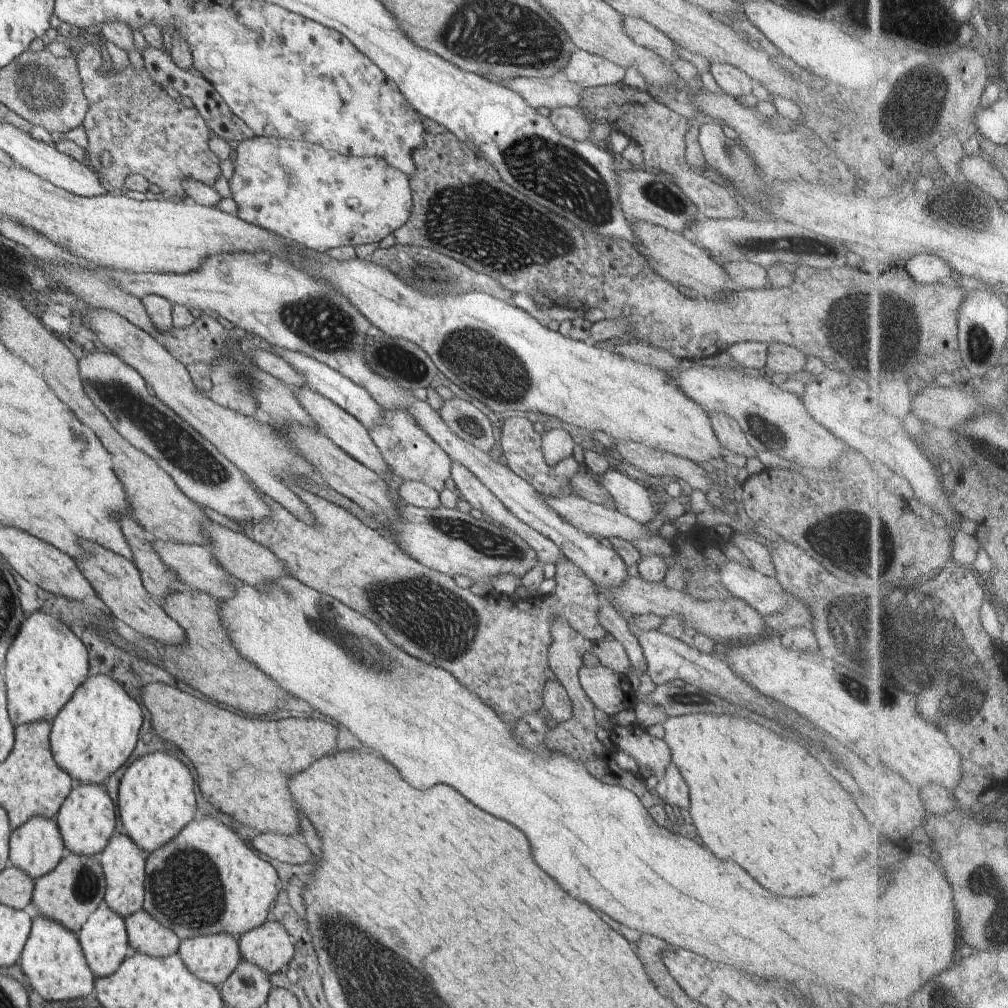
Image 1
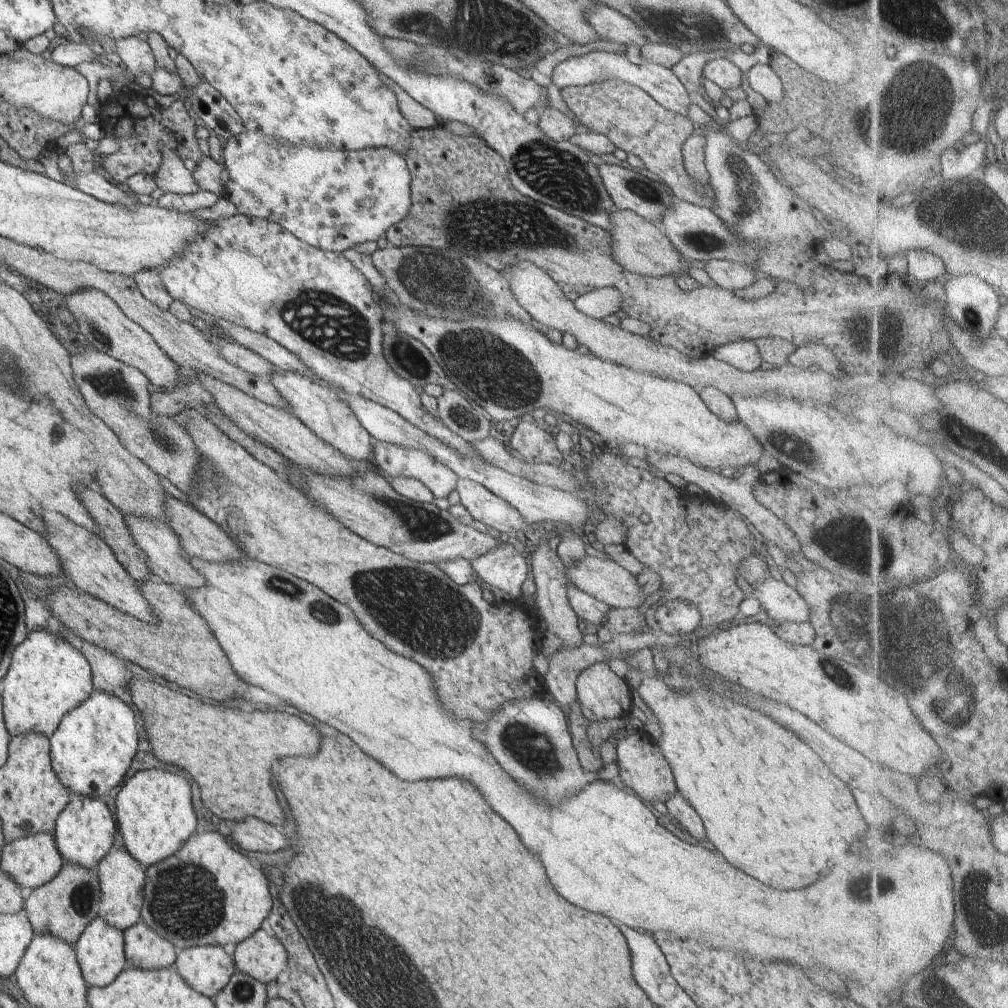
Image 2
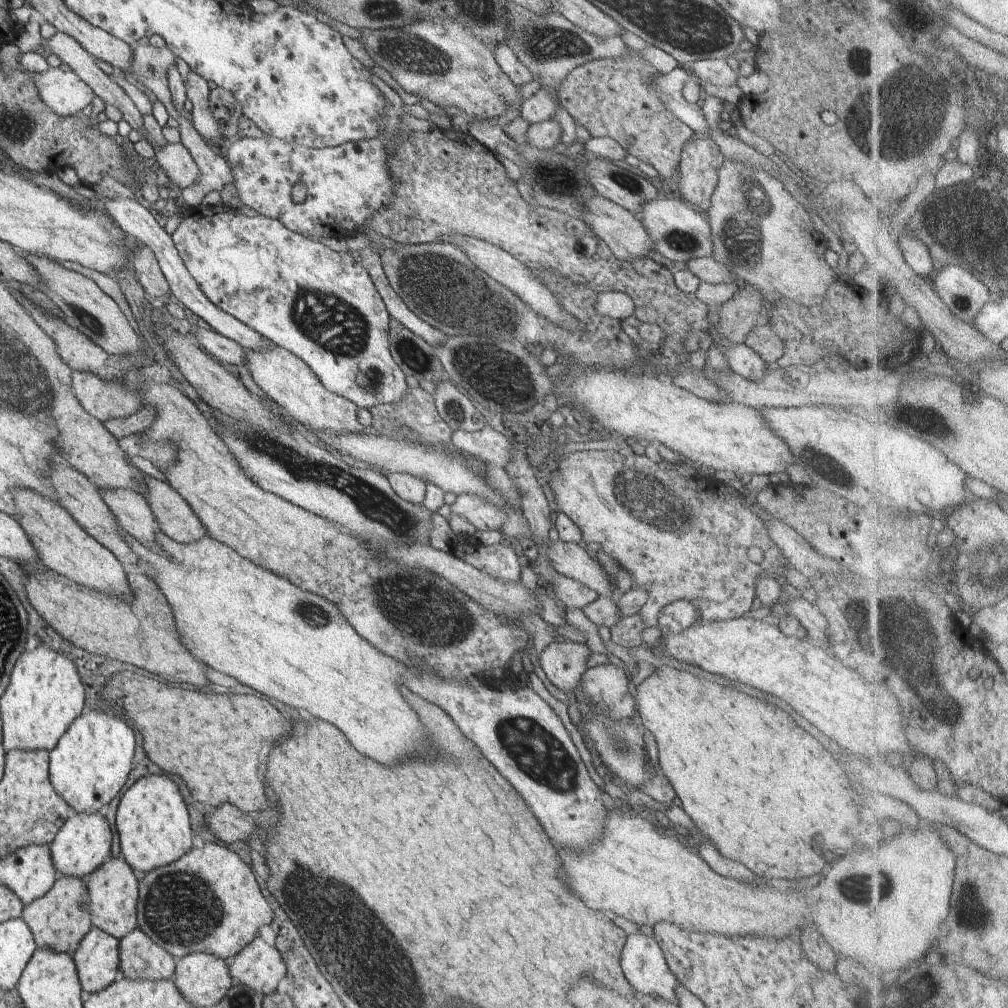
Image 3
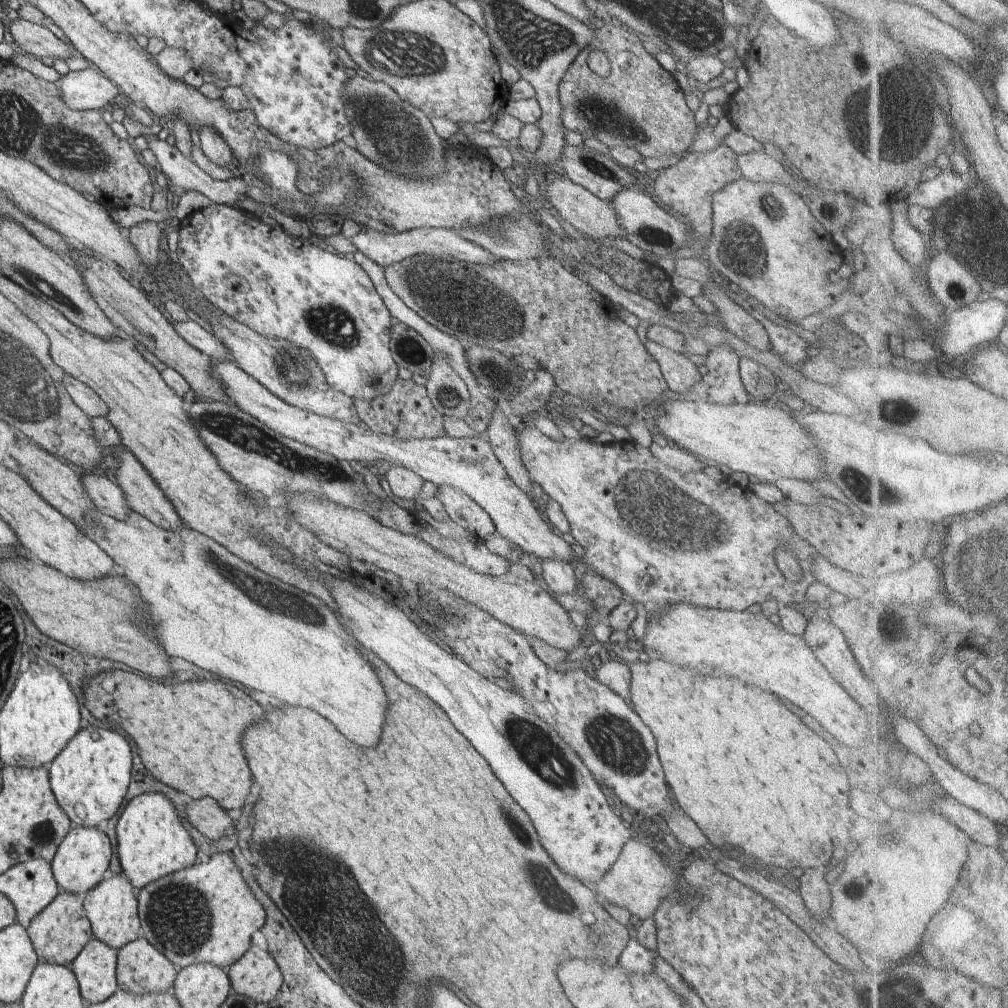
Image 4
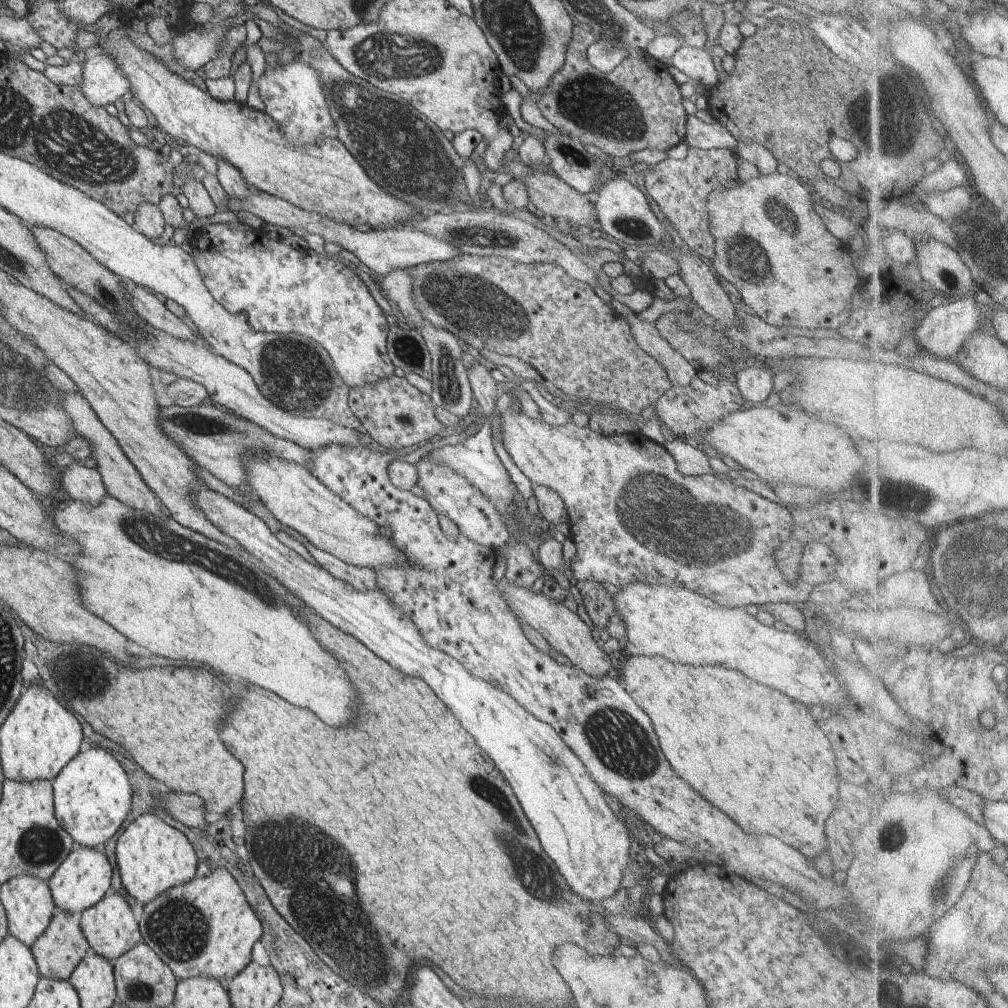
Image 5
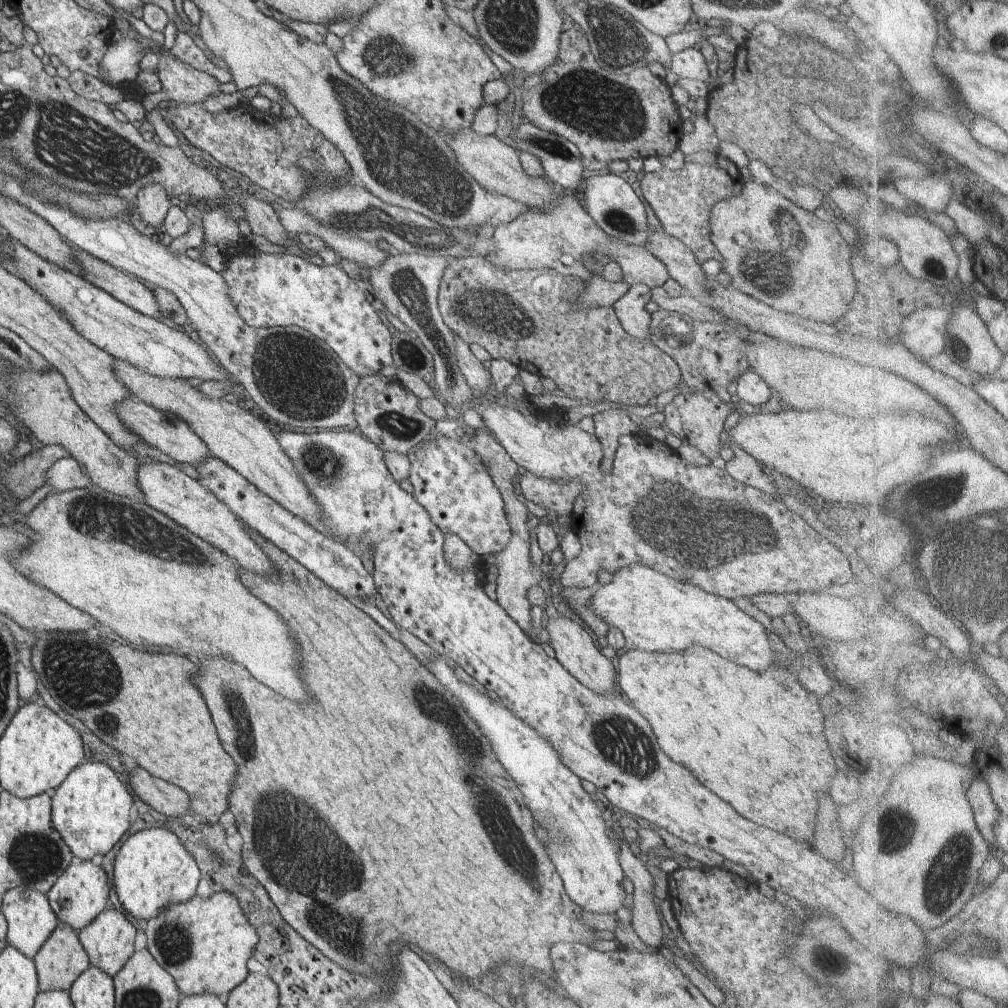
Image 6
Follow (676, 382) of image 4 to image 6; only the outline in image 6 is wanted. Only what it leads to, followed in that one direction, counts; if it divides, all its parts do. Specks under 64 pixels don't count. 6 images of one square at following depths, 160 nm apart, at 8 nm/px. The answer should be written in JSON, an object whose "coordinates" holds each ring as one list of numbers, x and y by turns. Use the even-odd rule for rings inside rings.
{"coordinates":[[645,284,632,285,612,306,624,330,637,339,649,338,651,314,645,309,647,292]]}

